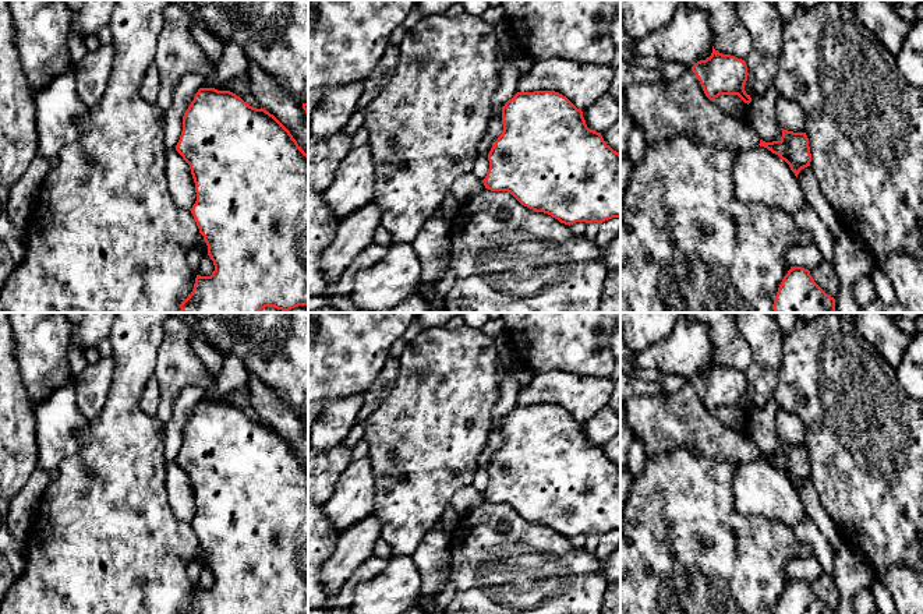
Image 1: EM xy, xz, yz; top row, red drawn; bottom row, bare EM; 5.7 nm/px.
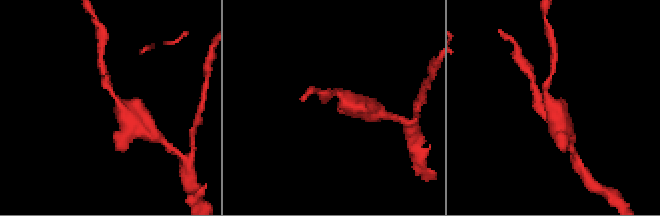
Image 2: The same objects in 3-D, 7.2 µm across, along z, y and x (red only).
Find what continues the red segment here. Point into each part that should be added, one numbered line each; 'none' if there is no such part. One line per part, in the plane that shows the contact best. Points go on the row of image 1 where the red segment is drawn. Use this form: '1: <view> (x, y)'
none

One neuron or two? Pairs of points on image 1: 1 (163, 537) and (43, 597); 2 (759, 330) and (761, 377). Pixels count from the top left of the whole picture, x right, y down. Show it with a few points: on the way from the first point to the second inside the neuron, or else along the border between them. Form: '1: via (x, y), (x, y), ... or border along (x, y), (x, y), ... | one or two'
1: via (134, 551), (89, 593), (73, 593) | one
2: via (761, 341), (761, 366) | one

